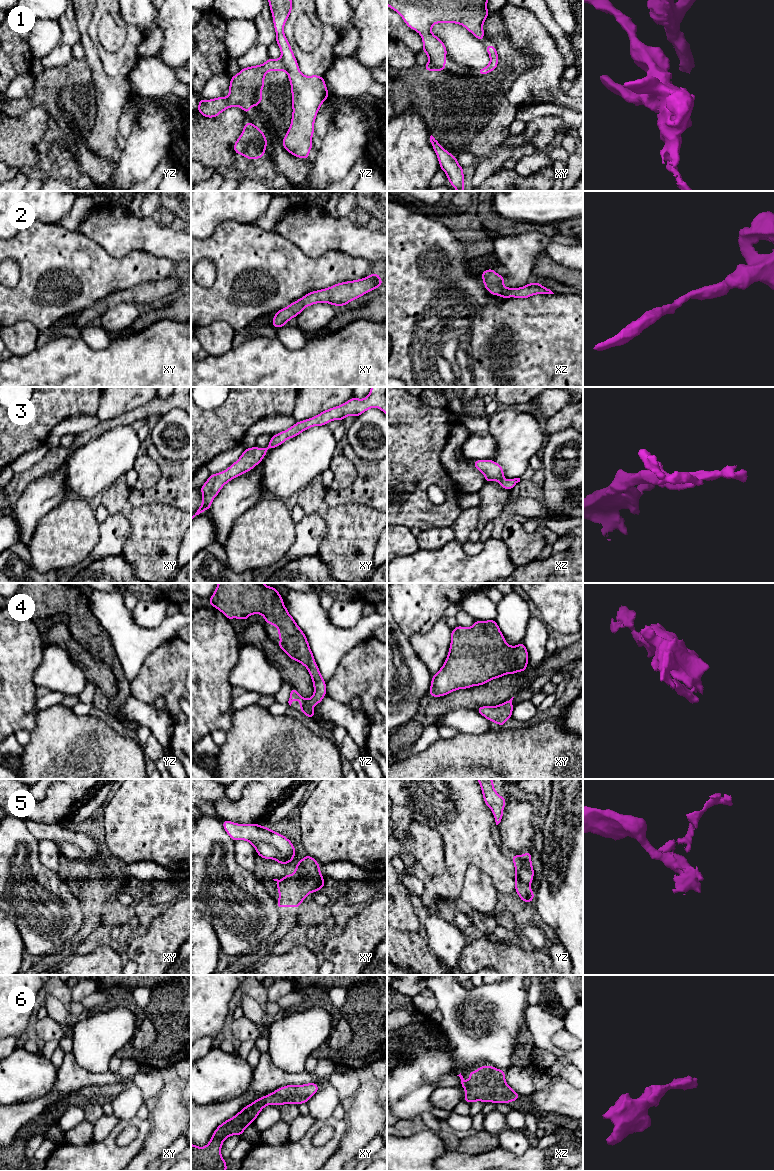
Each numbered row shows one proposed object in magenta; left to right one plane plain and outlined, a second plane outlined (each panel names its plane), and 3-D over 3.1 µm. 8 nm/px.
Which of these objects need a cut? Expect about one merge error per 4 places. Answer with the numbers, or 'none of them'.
1

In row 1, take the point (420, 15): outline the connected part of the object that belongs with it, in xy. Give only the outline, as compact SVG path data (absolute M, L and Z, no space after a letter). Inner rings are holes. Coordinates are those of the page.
M387 0L387 5L401 15L409 28L421 35L422 51L427 54L428 63L439 71L444 71L447 50L444 42L432 33L432 26L436 23L460 24L482 41L483 24L490 14L487 2L488 0Z

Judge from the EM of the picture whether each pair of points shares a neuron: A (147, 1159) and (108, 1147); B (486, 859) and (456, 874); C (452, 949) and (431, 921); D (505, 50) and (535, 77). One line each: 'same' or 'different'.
A: different
B: same
C: same
D: different

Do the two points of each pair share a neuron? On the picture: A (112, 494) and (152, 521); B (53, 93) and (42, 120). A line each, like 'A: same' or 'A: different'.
A: same
B: different

